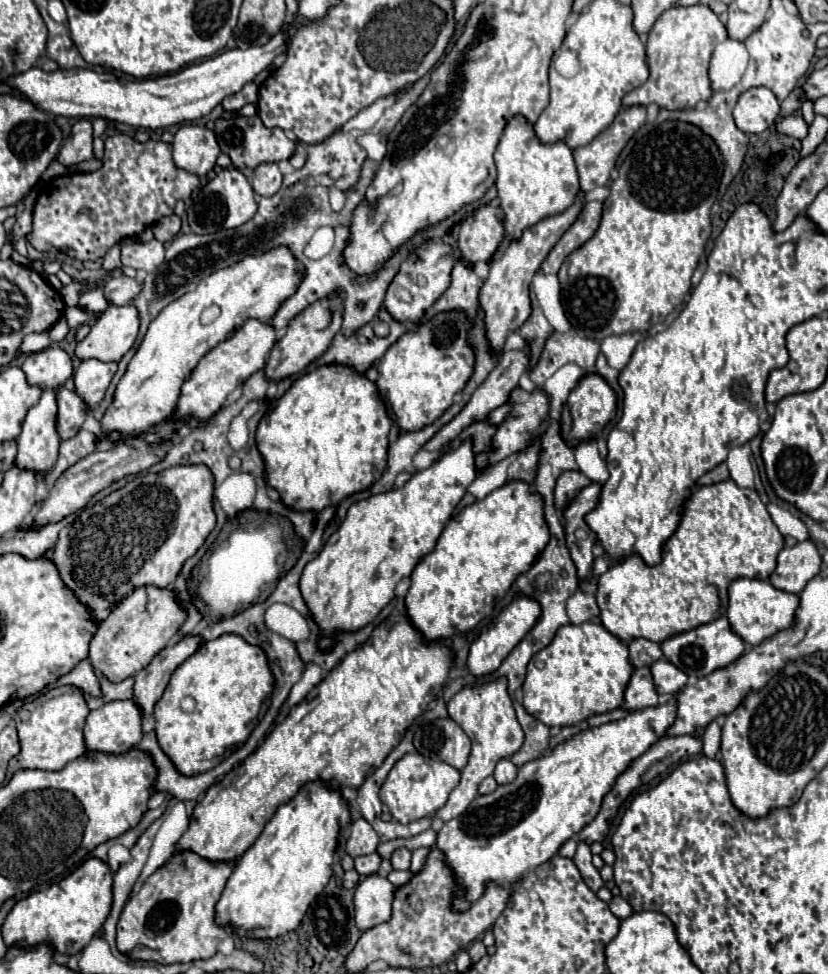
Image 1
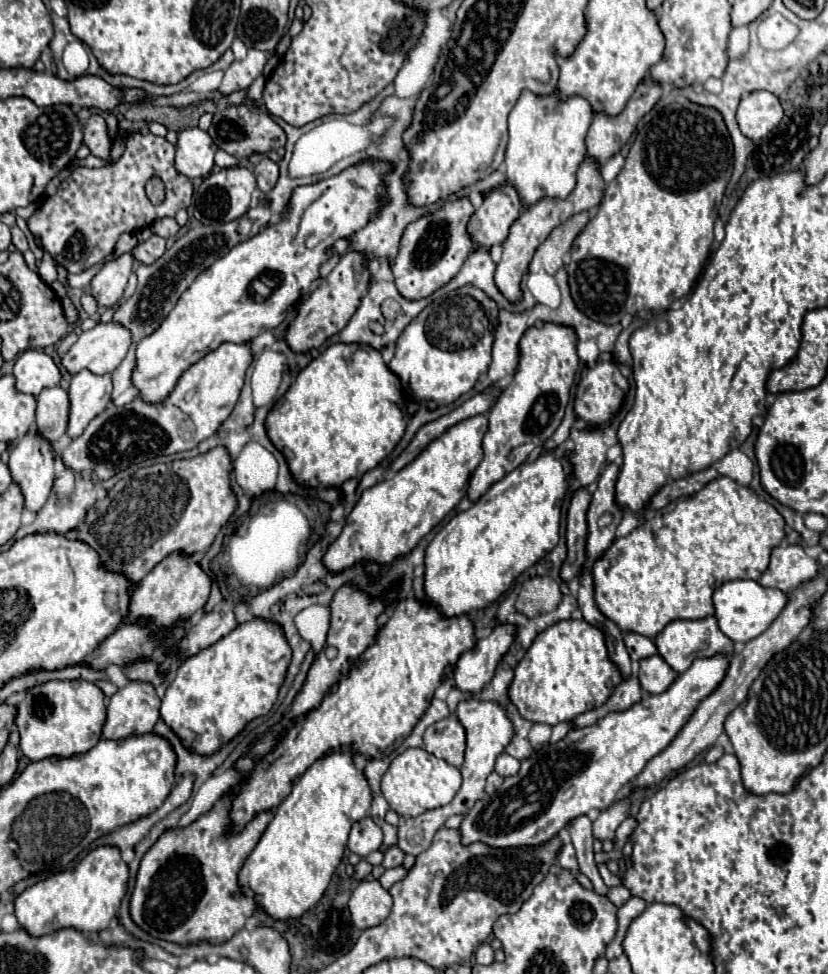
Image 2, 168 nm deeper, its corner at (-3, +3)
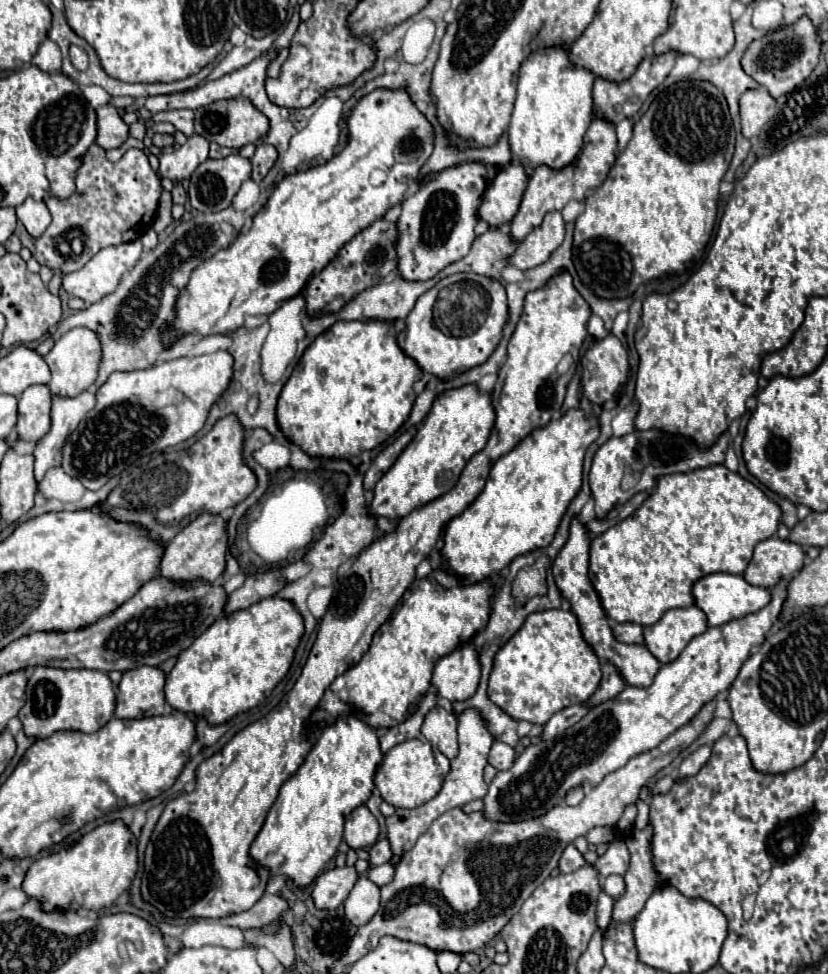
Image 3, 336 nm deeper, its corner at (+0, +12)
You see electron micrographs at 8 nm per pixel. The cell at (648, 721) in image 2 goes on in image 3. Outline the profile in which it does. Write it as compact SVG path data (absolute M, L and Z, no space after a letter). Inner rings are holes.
M778 581L770 589L772 599L762 611L756 611L754 615L746 615L742 619L734 619L734 623L726 623L722 627L708 627L702 635L694 637L676 661L660 667L660 671L656 673L654 683L650 687L644 687L644 689L624 687L624 691L618 693L616 697L590 709L576 725L566 729L566 733L562 733L560 739L538 741L538 743L526 747L514 761L514 767L508 771L500 771L494 777L494 781L490 783L488 795L484 797L484 815L492 821L524 821L528 817L544 815L554 805L558 805L558 801L572 787L578 787L584 781L590 781L594 785L600 783L608 773L626 765L630 757L636 757L648 749L654 749L676 729L690 723L706 703L710 703L718 693L726 693L732 687L742 663L750 657L752 649L762 645L766 639L766 633L774 627L774 623L780 621L782 605L788 597L786 587L788 587L786 581Z

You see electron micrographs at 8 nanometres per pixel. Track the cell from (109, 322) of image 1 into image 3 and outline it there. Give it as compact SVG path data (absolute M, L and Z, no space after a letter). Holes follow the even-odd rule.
M80 327L80 329L72 329L66 335L62 335L52 351L48 355L44 355L44 361L48 363L50 371L52 371L52 381L48 383L48 389L52 395L62 395L62 397L74 397L80 395L82 391L90 389L96 381L98 375L98 363L100 363L100 339L96 337L94 331Z

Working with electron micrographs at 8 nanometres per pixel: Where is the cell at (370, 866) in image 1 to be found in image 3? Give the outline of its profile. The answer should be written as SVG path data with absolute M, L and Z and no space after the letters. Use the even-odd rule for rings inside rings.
M336 867L320 873L312 883L312 899L316 909L336 909L352 891L358 873L354 867Z

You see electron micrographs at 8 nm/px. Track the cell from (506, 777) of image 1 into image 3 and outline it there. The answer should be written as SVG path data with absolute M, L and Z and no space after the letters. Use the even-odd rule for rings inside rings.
M494 741L492 749L490 749L490 755L488 755L488 763L492 767L496 767L498 771L506 771L506 769L512 767L514 757L516 757L516 751L510 745L500 743L500 741Z

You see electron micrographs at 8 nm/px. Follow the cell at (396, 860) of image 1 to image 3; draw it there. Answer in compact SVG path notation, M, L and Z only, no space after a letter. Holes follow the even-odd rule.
M380 839L378 843L374 843L368 853L370 853L370 867L388 863L392 859L392 851L390 851L390 845L386 839Z

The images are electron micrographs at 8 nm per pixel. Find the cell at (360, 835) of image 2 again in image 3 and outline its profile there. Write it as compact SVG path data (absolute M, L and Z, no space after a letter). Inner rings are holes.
M360 805L358 809L354 809L352 815L346 819L344 841L352 849L374 845L376 839L378 839L378 833L380 833L378 821L366 805Z

